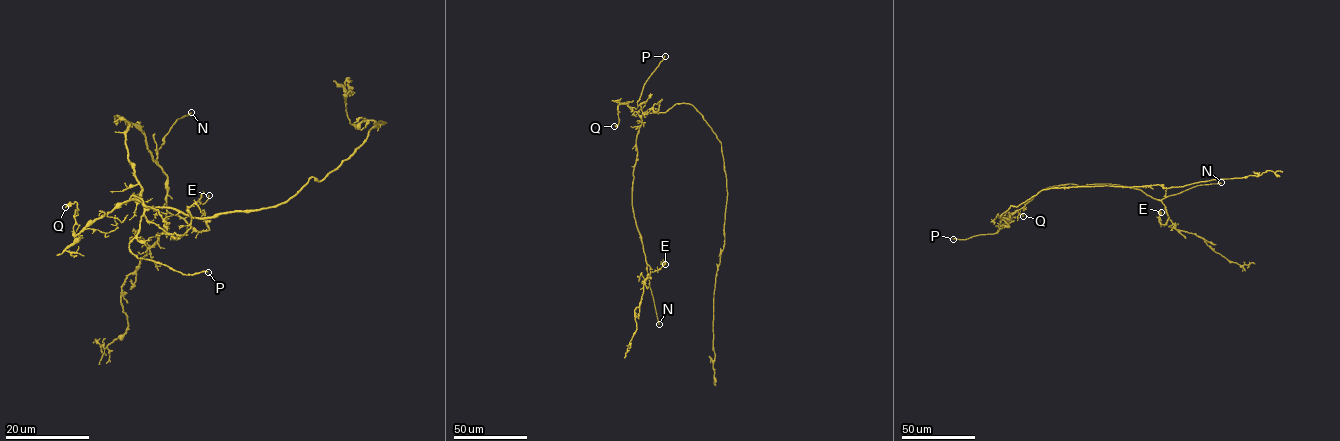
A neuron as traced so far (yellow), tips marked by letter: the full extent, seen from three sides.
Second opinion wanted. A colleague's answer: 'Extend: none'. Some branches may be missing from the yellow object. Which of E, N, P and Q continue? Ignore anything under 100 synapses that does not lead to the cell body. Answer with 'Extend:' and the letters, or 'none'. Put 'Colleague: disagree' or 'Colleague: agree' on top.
Colleague: disagree
Extend: P

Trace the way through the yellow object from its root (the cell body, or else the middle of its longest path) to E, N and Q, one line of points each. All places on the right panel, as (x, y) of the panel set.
E: (1006, 218), (1041, 190), (1068, 184), (1140, 189), (1165, 206), (1165, 224), (1159, 222), (1161, 212)
N: (1006, 218), (1041, 190), (1064, 184), (1115, 184), (1161, 200), (1198, 185), (1221, 182)
Q: (1006, 218), (1009, 219), (1012, 213), (1001, 220), (1002, 226), (1013, 217), (1023, 216)

